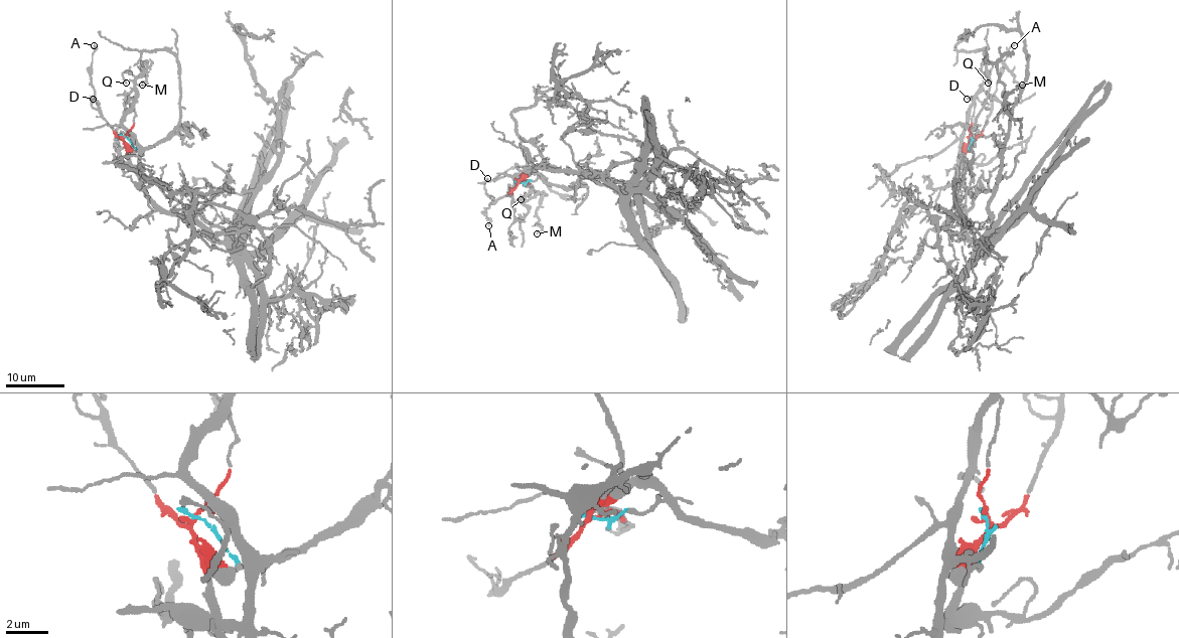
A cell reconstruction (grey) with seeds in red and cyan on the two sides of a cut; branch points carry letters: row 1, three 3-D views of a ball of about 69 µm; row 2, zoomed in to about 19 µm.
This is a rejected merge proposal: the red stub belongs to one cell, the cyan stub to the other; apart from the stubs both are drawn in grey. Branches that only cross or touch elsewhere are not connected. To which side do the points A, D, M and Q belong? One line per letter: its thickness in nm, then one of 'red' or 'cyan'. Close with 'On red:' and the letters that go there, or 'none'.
A: 100 nm | red
D: 110 nm | red
M: 130 nm | cyan
Q: 100 nm | cyan
On red: A, D

